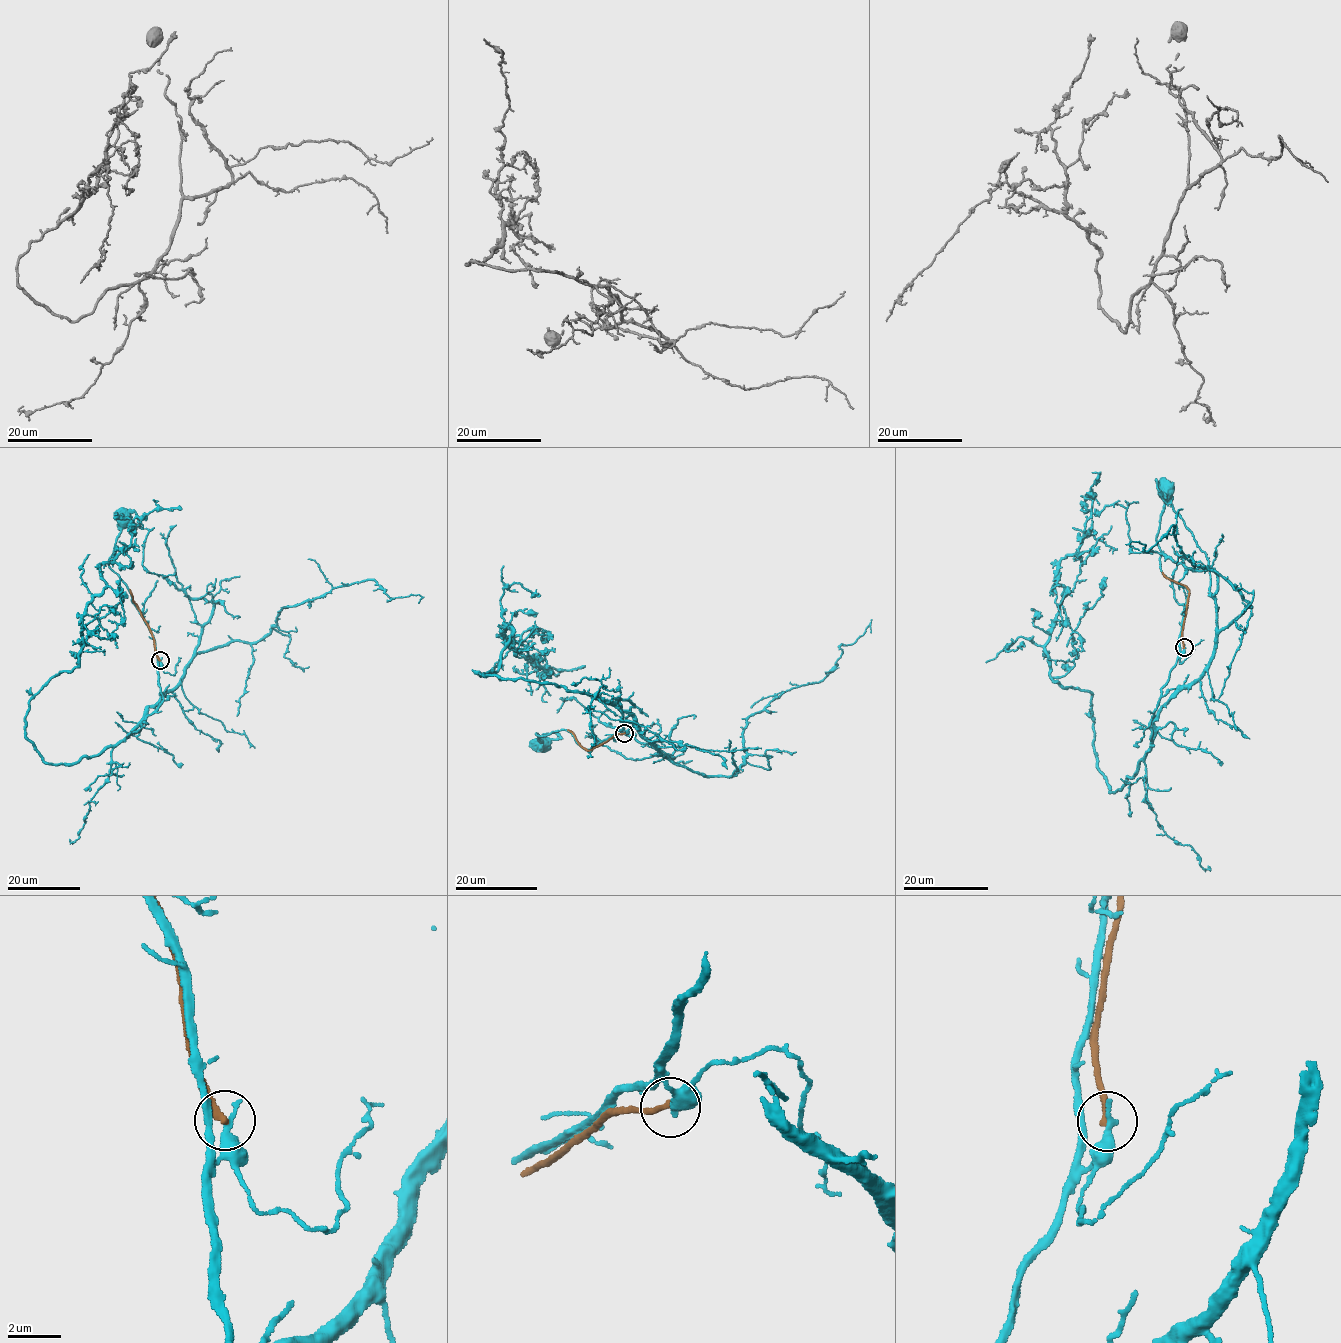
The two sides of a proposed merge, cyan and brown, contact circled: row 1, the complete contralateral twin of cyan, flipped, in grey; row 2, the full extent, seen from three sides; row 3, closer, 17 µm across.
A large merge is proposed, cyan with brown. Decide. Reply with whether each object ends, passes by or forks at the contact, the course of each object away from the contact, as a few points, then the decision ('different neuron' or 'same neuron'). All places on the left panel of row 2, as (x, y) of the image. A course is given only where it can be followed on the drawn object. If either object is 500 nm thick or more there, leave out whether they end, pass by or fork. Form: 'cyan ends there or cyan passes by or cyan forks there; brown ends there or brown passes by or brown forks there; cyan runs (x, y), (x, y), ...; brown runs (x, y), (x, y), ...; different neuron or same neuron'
cyan ends there; brown ends there; cyan runs (160, 660), (159, 665), (154, 638), (128, 587), (108, 564), (123, 517); brown runs (160, 660), (148, 623), (129, 589); different neuron

